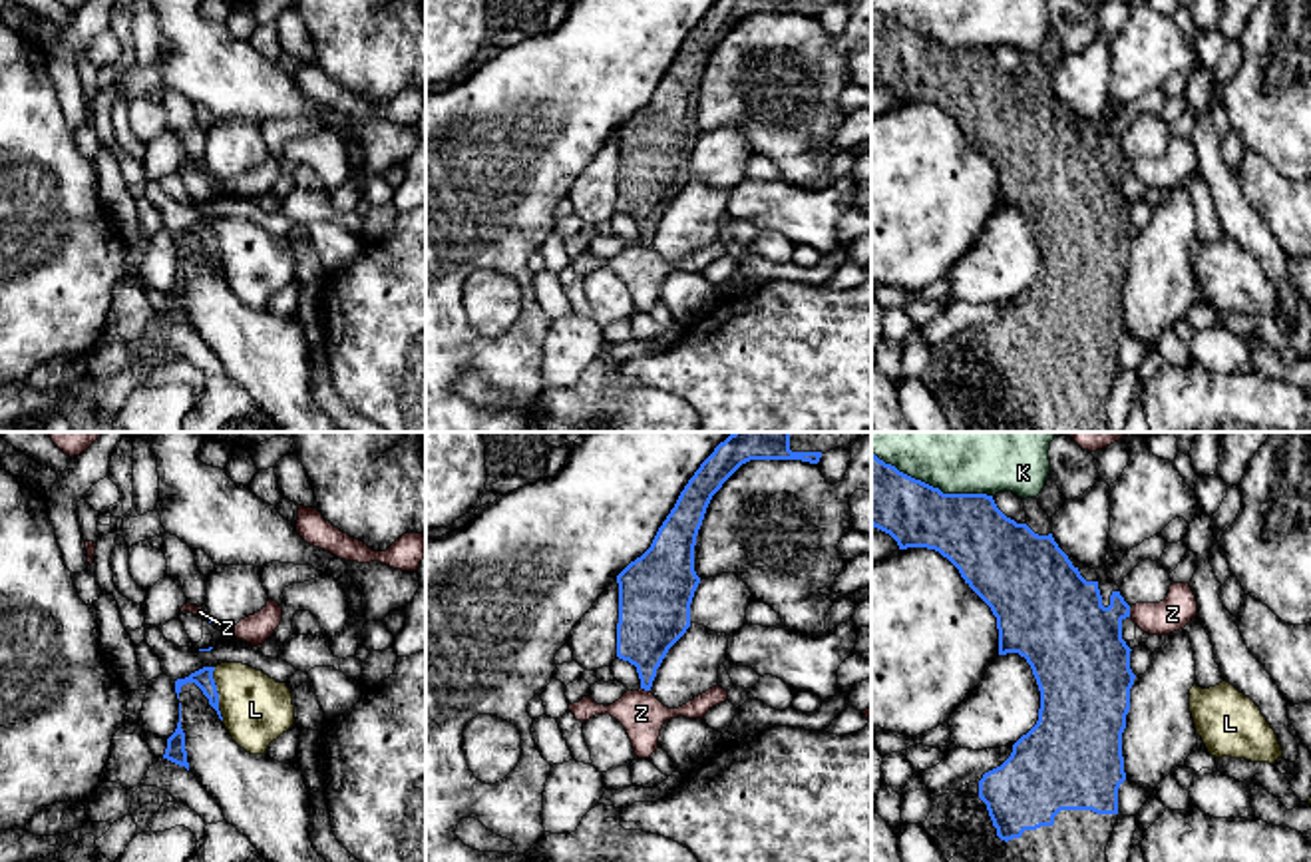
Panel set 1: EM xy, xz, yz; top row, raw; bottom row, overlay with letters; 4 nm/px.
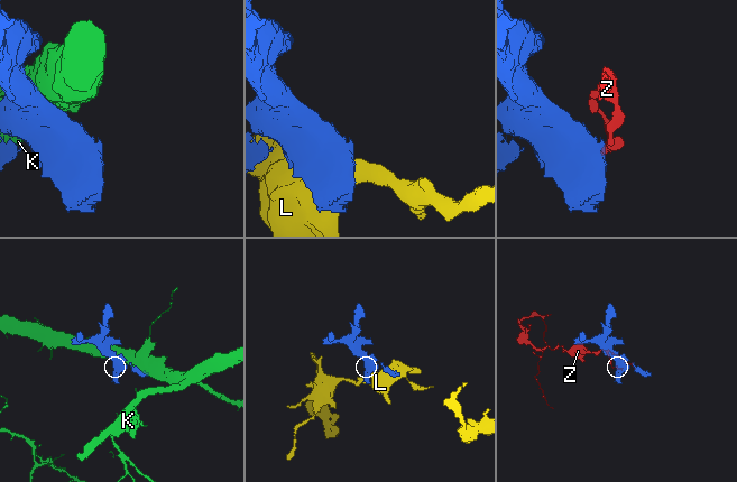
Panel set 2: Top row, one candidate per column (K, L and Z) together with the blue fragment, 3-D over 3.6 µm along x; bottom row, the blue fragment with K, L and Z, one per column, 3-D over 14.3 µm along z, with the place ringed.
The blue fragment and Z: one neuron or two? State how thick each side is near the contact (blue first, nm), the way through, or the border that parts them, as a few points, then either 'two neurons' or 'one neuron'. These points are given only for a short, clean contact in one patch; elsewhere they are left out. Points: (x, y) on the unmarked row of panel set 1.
240/180 nm | along xz (641, 241), (649, 245) | two neurons

